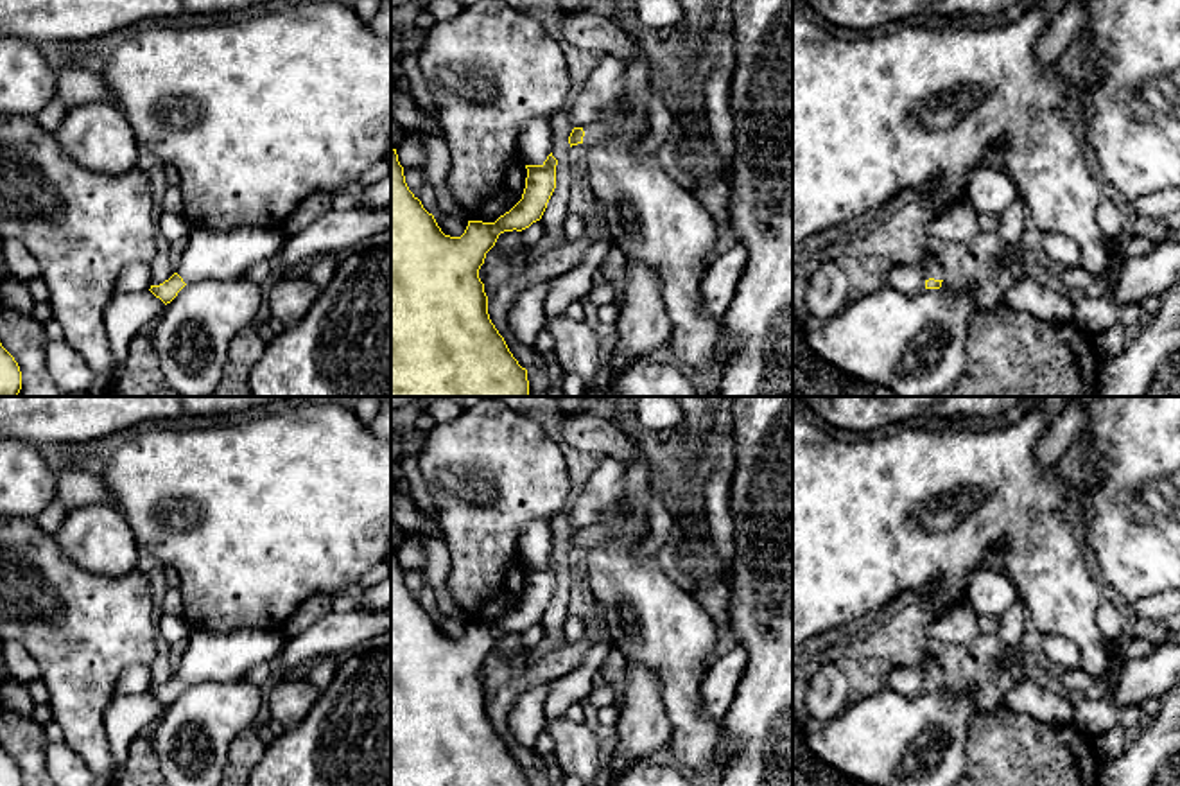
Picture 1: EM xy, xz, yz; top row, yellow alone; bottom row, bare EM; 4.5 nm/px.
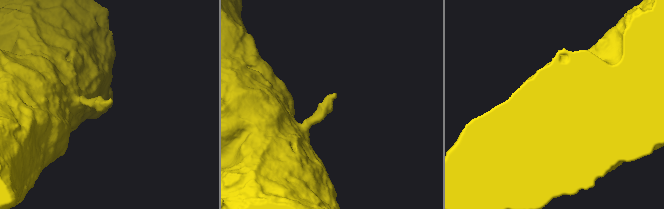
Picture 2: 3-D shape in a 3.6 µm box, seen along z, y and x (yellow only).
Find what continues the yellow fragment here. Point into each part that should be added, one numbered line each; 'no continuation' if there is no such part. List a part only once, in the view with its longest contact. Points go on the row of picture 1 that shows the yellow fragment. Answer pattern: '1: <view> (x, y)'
1: yz (931, 268)

